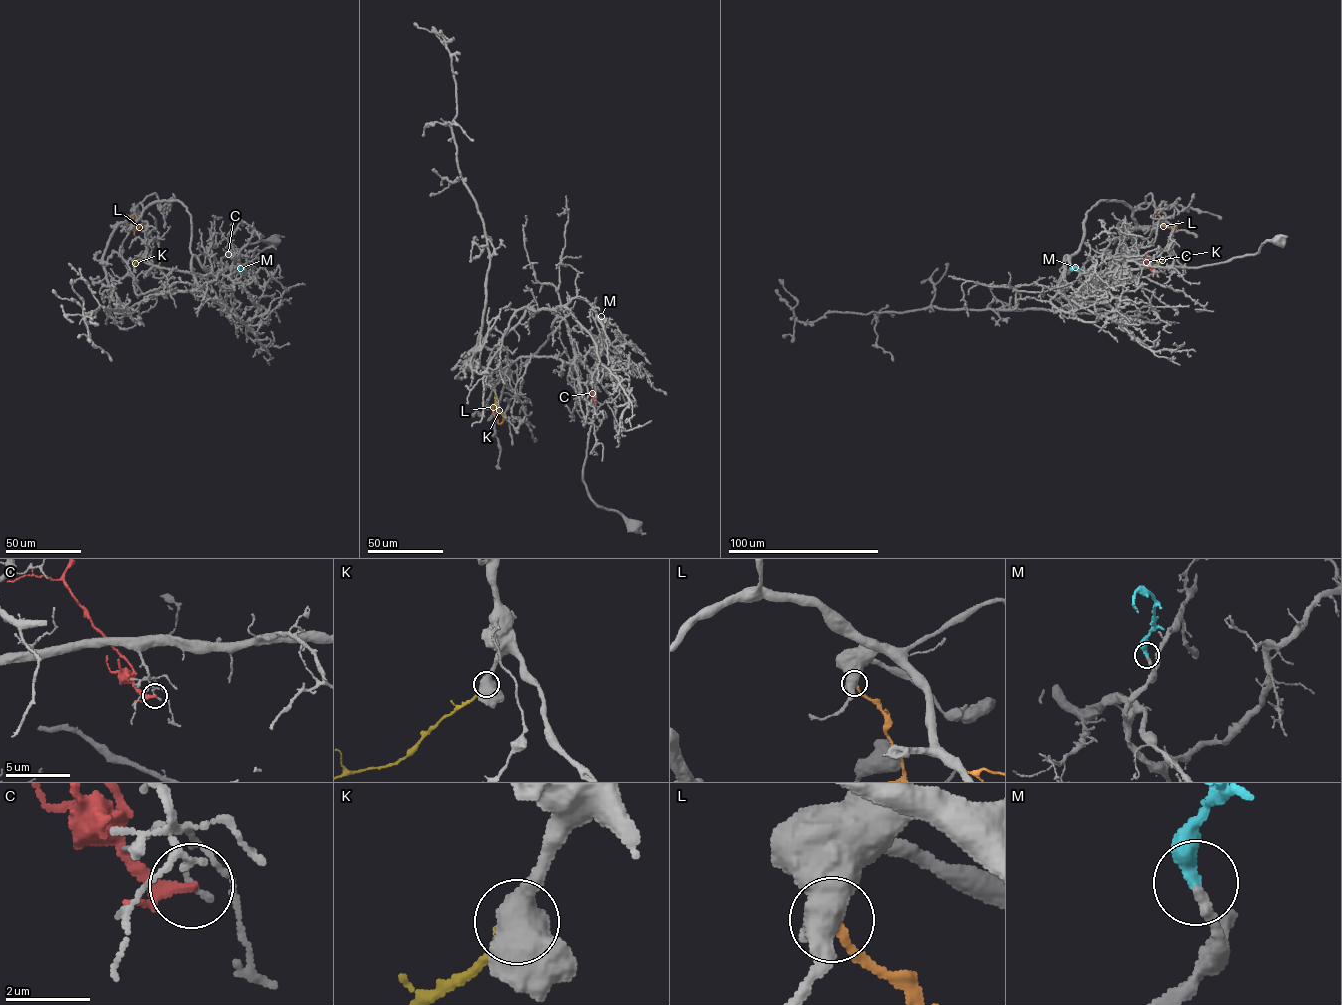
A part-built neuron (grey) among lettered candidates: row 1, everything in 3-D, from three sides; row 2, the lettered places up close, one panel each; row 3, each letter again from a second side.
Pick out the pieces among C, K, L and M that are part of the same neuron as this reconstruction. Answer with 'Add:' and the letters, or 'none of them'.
Add: M

